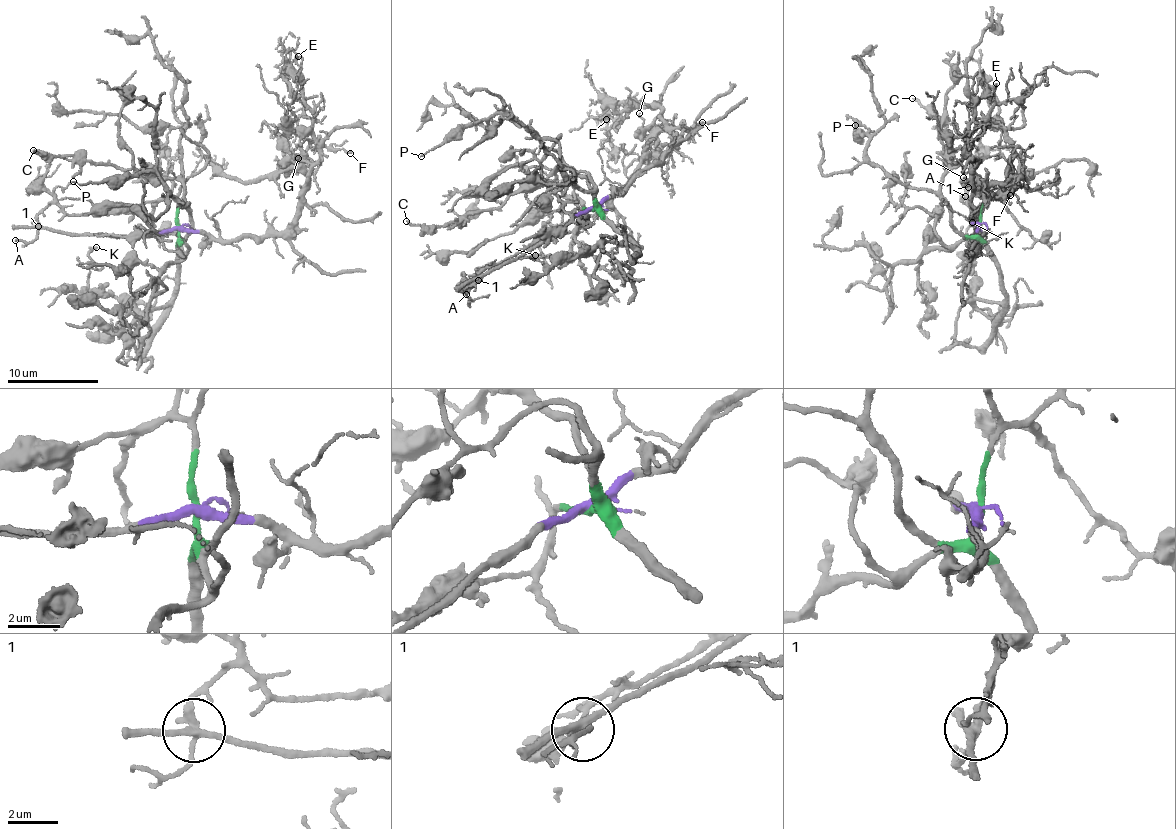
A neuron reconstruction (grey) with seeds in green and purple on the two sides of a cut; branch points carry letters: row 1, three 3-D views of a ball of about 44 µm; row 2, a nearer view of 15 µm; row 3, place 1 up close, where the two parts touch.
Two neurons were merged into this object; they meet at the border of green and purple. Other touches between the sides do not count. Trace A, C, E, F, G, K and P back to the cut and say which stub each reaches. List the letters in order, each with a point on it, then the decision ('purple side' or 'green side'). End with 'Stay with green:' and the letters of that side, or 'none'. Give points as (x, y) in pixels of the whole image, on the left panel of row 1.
A: place (15, 240); green side
C: place (33, 150); green side
E: place (298, 56); purple side
F: place (350, 153); purple side
G: place (298, 158); purple side
K: place (96, 247); green side
P: place (73, 181); green side
Stay with green: A, C, K, P

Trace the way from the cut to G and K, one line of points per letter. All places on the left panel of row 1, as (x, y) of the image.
G: (178, 228), (230, 240), (276, 235), (295, 216), (306, 181), (306, 169), (294, 160), (299, 158)
K: (178, 228), (177, 290), (169, 303), (135, 312), (112, 295), (102, 296), (88, 282), (89, 255), (96, 247)

